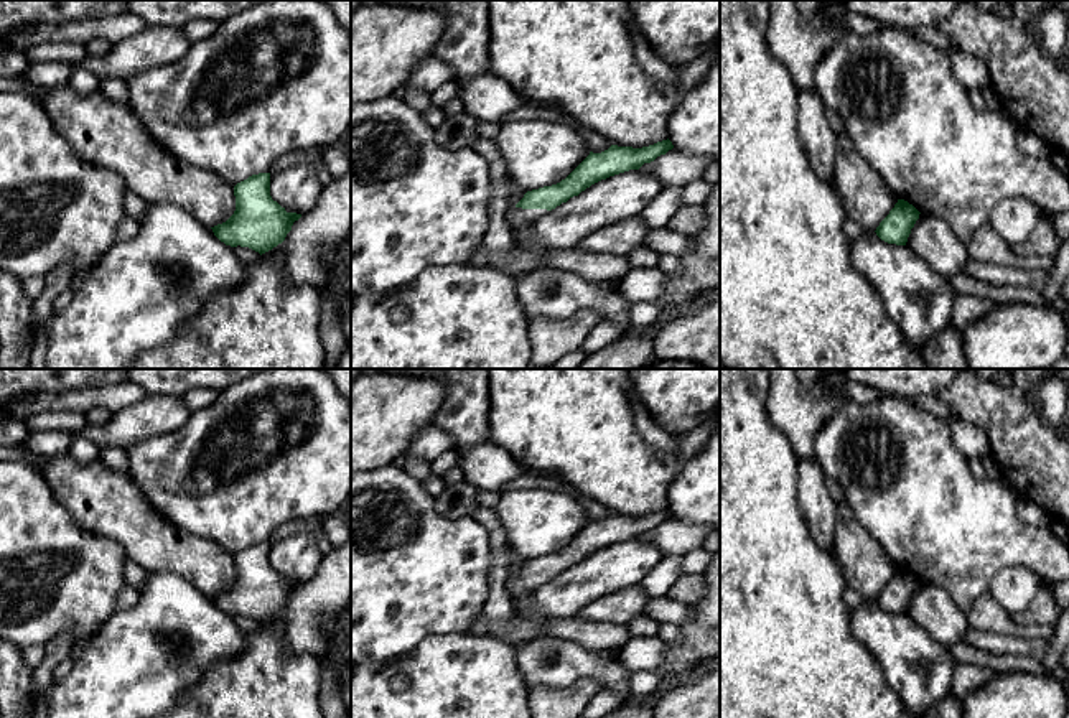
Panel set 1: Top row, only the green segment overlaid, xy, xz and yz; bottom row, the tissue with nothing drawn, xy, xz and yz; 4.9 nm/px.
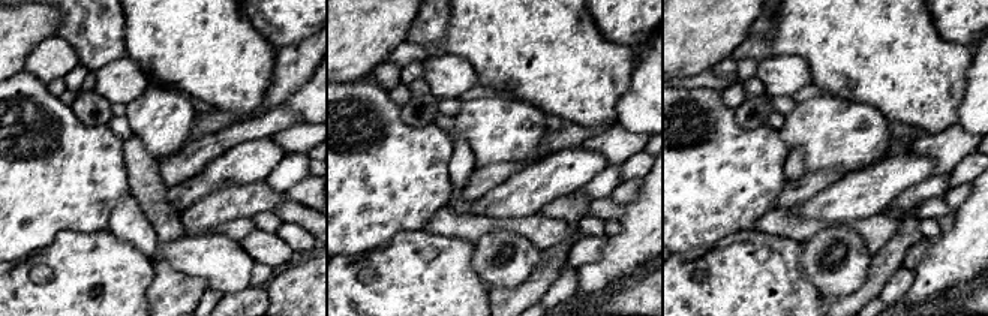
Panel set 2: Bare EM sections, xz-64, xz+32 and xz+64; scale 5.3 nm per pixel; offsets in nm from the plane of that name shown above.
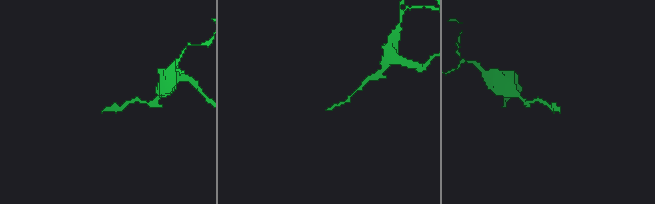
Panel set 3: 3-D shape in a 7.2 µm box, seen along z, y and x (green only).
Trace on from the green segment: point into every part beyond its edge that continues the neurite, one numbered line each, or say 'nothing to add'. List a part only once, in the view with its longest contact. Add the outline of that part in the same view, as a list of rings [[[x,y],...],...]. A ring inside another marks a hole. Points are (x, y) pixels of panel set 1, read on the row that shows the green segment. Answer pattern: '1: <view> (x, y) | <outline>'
1: xz (518, 216) | [[[516,207],[506,212],[507,217],[507,224],[511,229],[527,224],[527,222],[534,222],[535,219],[545,216],[549,211],[547,209],[522,209],[522,207]]]

